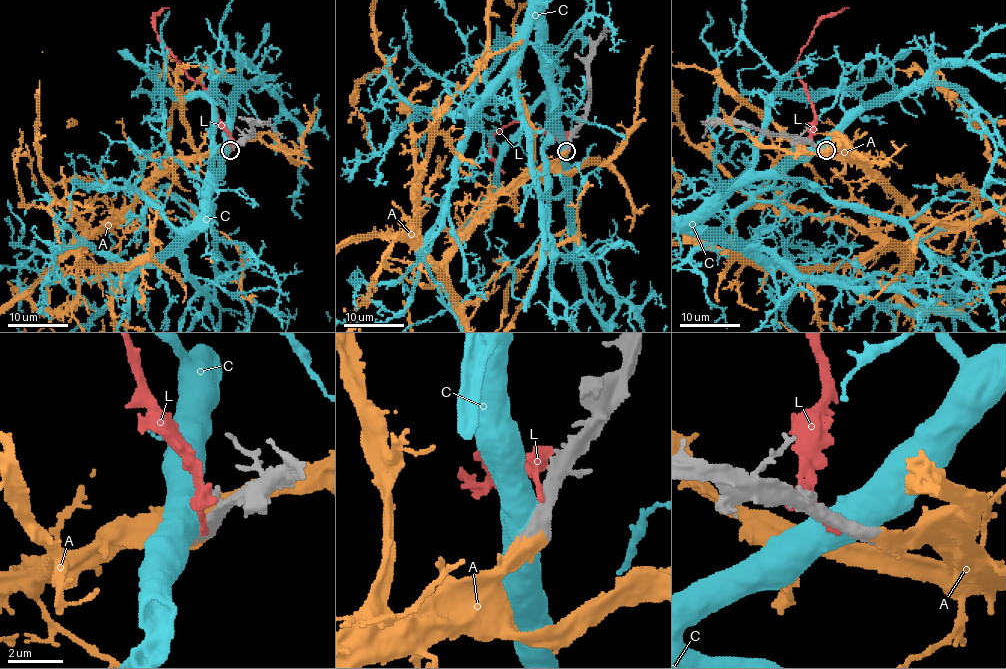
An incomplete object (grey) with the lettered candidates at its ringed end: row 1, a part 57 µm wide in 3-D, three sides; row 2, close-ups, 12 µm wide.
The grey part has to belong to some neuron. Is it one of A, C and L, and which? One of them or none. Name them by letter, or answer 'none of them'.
A

